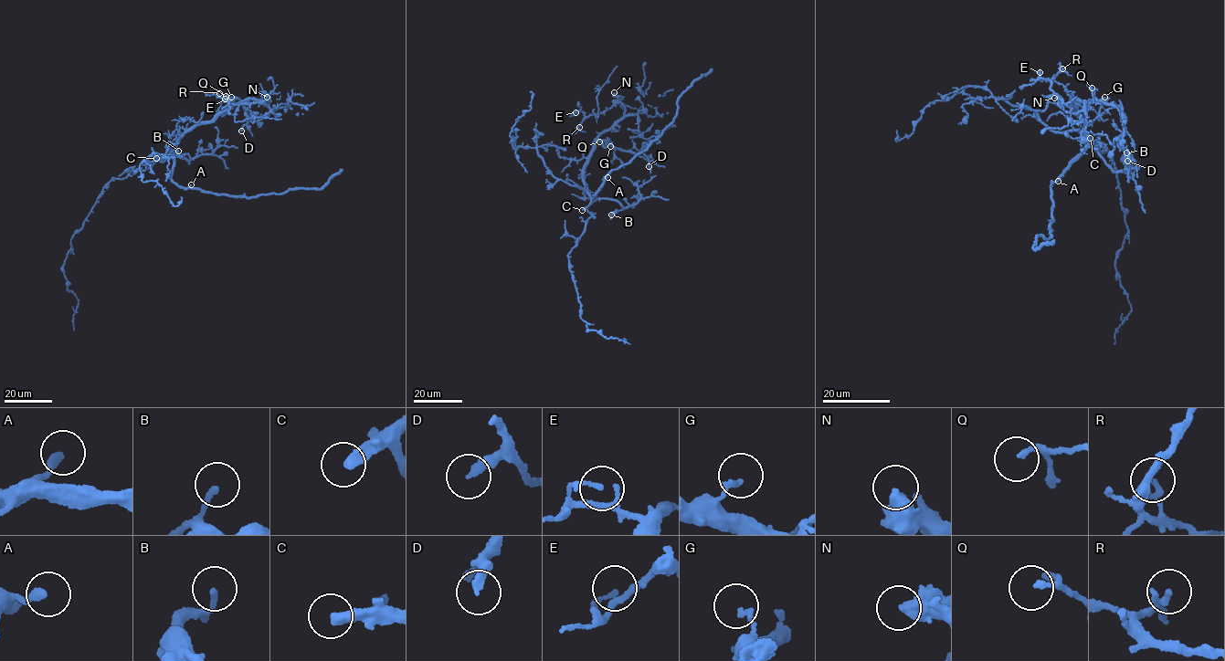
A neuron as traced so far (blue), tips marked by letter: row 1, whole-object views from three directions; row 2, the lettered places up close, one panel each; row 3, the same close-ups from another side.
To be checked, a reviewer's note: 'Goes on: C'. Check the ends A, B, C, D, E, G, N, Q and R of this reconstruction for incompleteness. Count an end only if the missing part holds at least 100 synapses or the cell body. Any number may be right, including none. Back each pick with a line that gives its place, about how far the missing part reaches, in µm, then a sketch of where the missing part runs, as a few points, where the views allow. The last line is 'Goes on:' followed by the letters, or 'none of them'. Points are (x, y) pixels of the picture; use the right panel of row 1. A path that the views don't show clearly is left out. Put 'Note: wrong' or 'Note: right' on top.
Note: right
C: place (1090, 138); missing 200 µm; course (1090, 138), (1019, 90), (939, 118), (905, 177), (903, 319), (871, 359), (846, 326), (864, 280)
Goes on: C

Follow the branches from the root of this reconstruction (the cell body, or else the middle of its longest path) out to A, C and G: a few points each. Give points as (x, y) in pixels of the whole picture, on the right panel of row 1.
A: (1103, 143), (1095, 141), (1088, 143), (1081, 155), (1053, 182), (1058, 181)
C: (1103, 143), (1090, 138)
G: (1103, 143), (1095, 141), (1087, 142), (1084, 120), (1071, 104), (1087, 104), (1104, 97)

